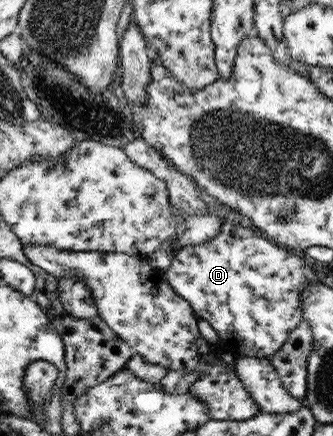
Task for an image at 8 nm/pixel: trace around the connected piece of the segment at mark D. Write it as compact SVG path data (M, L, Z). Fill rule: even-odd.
M234 221L220 225L219 231L205 243L176 249L164 277L171 289L190 303L194 317L206 321L216 331L222 352L234 354L235 359L273 356L303 320L302 289L317 281L317 275L299 259L297 252L289 251L270 239L255 236L252 230Z

